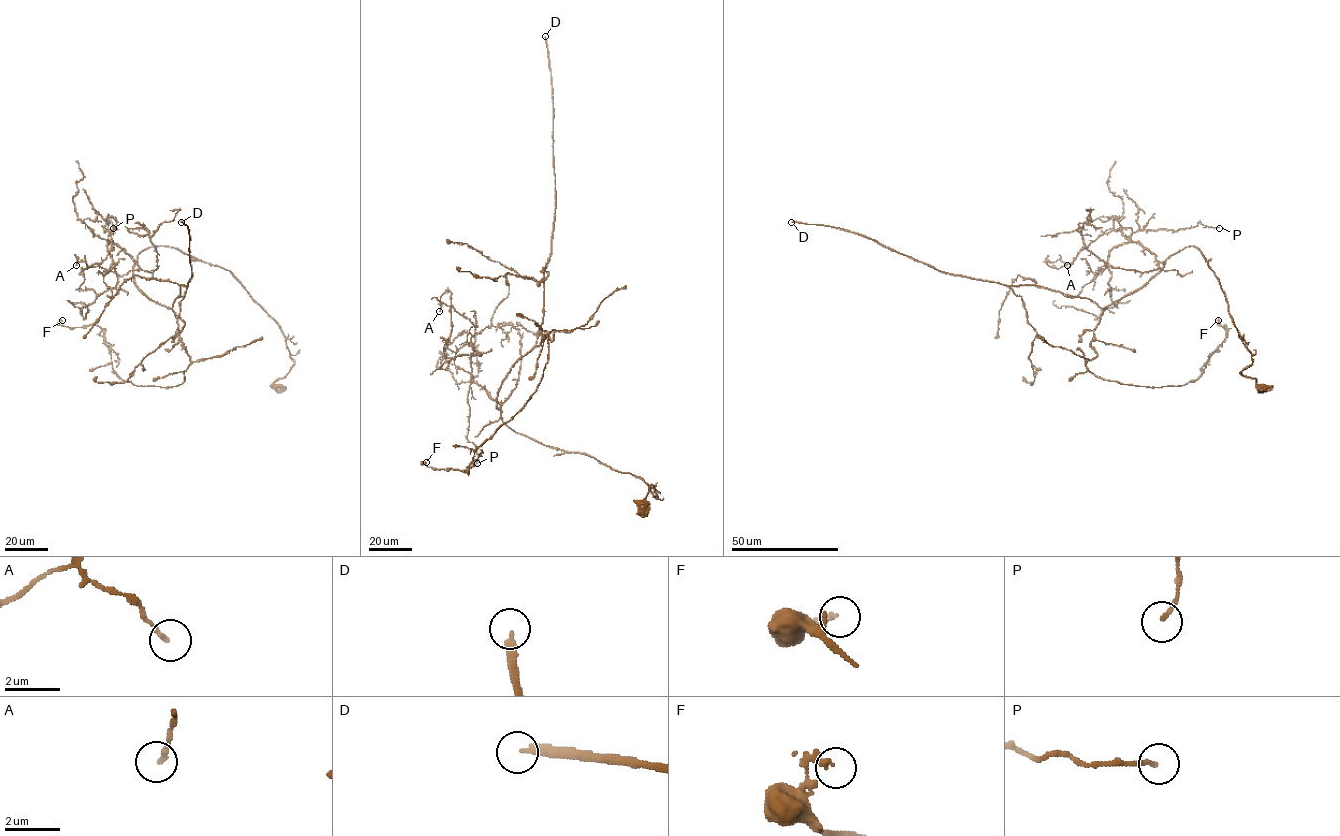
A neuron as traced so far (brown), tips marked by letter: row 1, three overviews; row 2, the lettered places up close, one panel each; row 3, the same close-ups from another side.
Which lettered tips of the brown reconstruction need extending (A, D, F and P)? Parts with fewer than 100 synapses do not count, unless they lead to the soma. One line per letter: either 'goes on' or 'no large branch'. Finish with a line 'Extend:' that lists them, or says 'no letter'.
A: no large branch
D: goes on
F: no large branch
P: no large branch
Extend: D

